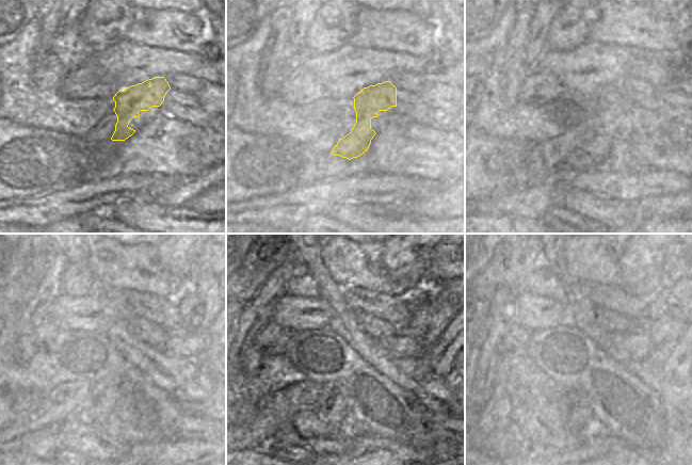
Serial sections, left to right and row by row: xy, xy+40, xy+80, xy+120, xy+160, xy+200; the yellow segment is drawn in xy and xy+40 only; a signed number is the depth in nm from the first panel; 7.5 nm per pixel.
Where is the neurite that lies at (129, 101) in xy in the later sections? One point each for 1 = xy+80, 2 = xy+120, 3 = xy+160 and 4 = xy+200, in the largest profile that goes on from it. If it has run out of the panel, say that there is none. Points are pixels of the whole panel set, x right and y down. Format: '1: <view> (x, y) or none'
1: xy+80 (593, 146)
2: xy+120 (99, 405)
3: xy+160 (334, 407)
4: xy+200 (575, 407)

